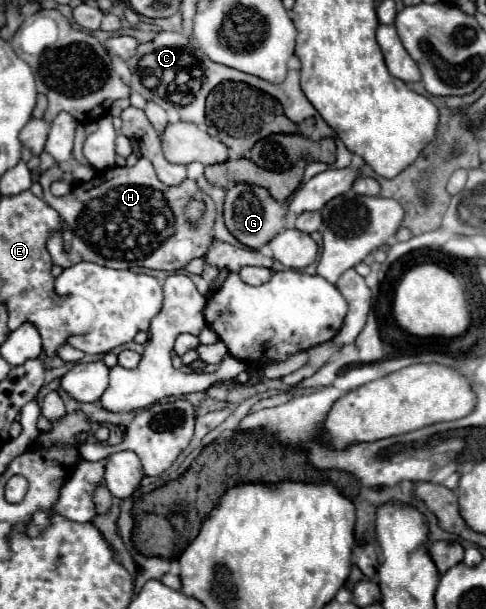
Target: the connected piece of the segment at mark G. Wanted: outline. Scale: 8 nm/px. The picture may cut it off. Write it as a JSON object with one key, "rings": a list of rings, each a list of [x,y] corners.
{"rings":[[[237,183],[227,189],[225,197],[225,225],[227,229],[247,247],[259,249],[261,245],[269,243],[275,233],[279,233],[285,225],[285,205],[275,201],[265,187]]]}

